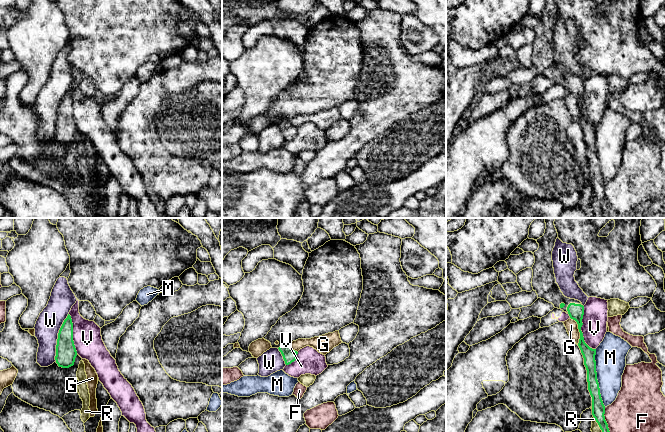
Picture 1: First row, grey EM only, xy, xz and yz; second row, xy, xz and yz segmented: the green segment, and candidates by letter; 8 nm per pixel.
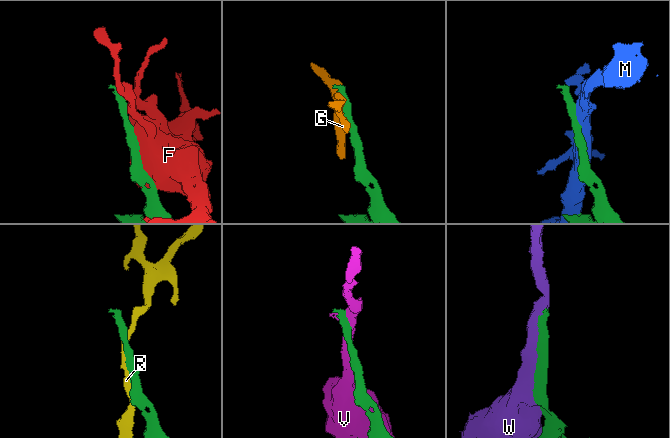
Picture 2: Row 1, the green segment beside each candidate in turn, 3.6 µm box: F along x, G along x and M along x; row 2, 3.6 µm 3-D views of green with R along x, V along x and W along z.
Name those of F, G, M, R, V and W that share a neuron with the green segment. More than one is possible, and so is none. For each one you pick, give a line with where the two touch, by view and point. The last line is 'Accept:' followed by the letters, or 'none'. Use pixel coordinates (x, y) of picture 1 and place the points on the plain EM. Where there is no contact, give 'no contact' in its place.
Accept: none

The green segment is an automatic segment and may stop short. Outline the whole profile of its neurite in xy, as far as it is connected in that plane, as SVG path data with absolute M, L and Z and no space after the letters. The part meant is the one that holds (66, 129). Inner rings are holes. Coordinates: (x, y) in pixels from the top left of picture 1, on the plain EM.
M68 90L64 96L57 115L55 136L59 143L69 144L74 141L77 127L73 117L73 99Z

